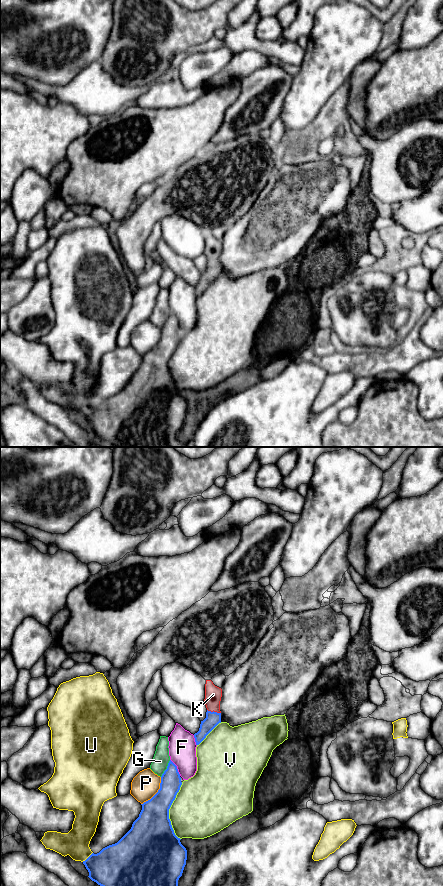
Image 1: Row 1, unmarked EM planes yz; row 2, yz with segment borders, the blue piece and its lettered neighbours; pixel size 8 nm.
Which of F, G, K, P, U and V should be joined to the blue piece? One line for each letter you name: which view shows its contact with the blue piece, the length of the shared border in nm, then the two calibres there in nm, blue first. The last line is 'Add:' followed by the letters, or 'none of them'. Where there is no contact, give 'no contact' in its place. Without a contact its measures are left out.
K: yz | 120 nm | 120/140 nm
Add: K

